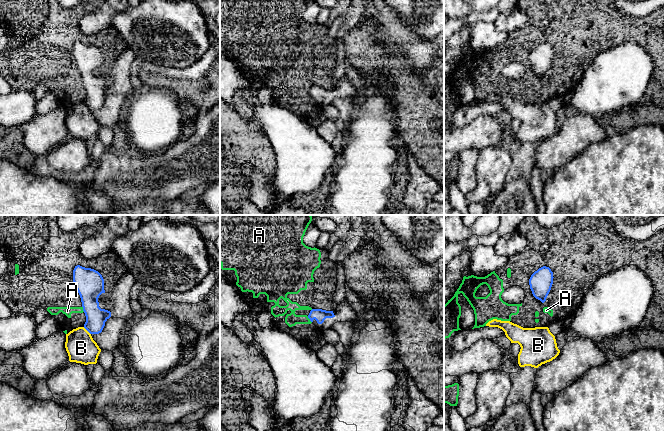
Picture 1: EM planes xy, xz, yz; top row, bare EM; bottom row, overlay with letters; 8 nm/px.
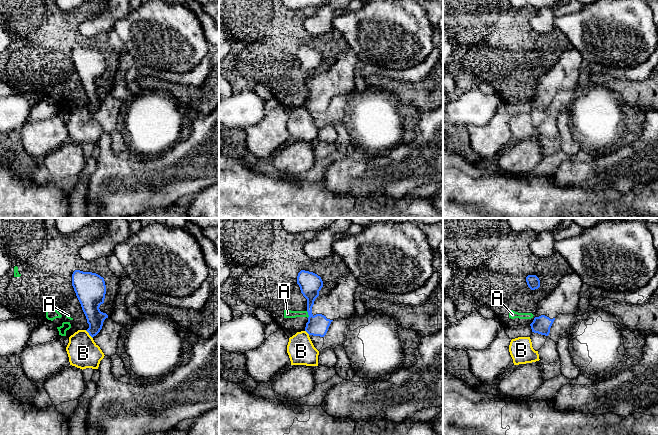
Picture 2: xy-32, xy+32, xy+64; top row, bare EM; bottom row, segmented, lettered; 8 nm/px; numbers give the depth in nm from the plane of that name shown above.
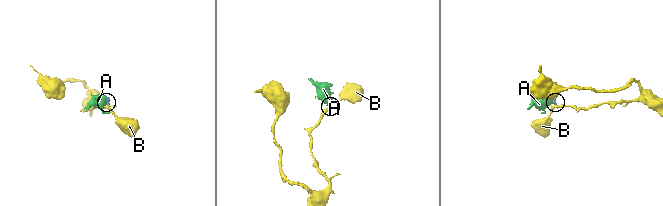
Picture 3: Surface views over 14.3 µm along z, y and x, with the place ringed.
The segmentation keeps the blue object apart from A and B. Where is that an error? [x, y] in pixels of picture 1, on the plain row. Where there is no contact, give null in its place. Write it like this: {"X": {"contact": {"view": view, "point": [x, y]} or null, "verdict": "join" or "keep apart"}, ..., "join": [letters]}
{"A": {"contact": {"view": "xz", "point": [309, 94]}, "verdict": "keep apart"}, "B": {"contact": {"view": "xy", "point": [87, 106]}, "verdict": "keep apart"}, "join": []}

